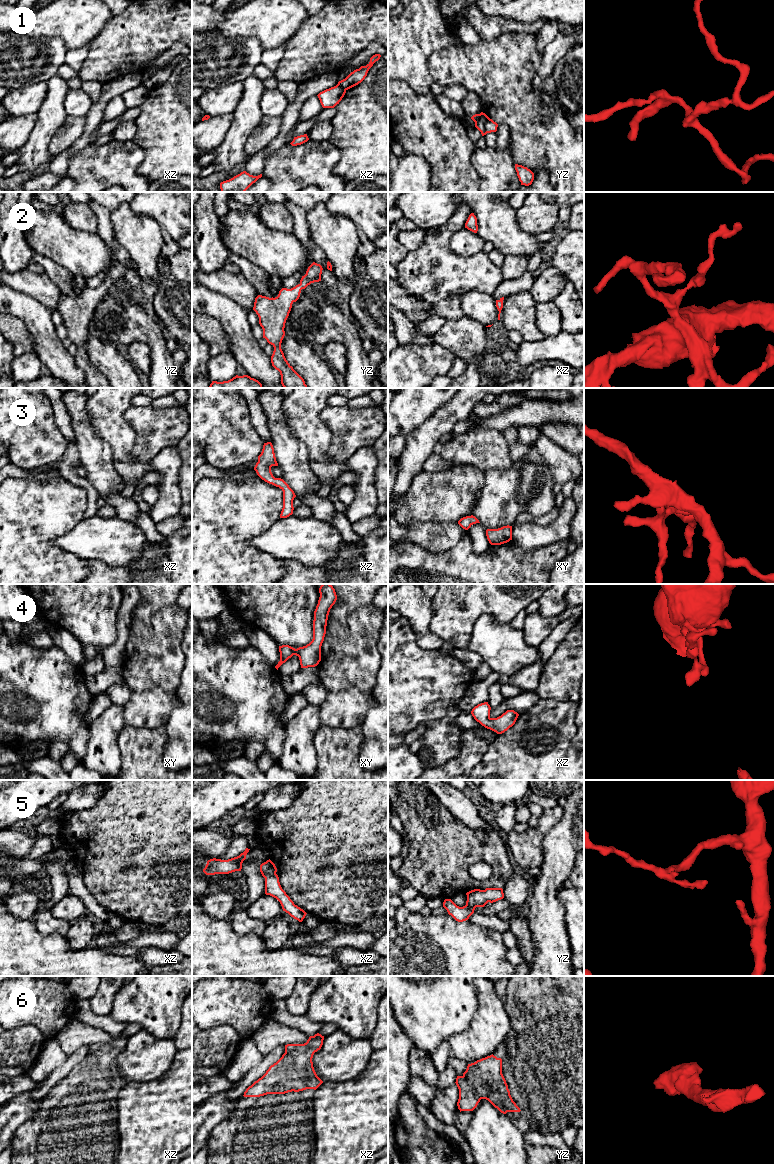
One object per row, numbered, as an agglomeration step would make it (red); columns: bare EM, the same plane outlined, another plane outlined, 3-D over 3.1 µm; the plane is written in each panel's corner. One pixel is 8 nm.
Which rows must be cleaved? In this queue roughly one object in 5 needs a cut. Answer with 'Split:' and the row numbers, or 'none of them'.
Split: 1

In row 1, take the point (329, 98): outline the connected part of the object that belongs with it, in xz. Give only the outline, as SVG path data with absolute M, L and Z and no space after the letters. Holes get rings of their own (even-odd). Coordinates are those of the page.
M339 84L320 92L317 96L323 108L334 108L342 100L346 90Z

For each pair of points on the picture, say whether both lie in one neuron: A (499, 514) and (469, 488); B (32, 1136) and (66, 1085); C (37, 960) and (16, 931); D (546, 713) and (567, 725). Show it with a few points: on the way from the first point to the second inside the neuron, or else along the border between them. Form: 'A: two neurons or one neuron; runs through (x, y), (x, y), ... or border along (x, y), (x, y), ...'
A: two neurons; border along (484, 473), (484, 486), (480, 491), (472, 514)
B: one neuron; runs through (46, 1127), (52, 1126), (70, 1108), (68, 1100)
C: one neuron; runs through (30, 953), (16, 938)
D: one neuron; runs through (551, 718), (558, 725), (562, 725)

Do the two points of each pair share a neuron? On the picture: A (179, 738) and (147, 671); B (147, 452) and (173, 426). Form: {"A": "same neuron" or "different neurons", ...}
{"A": "different neurons", "B": "same neuron"}

